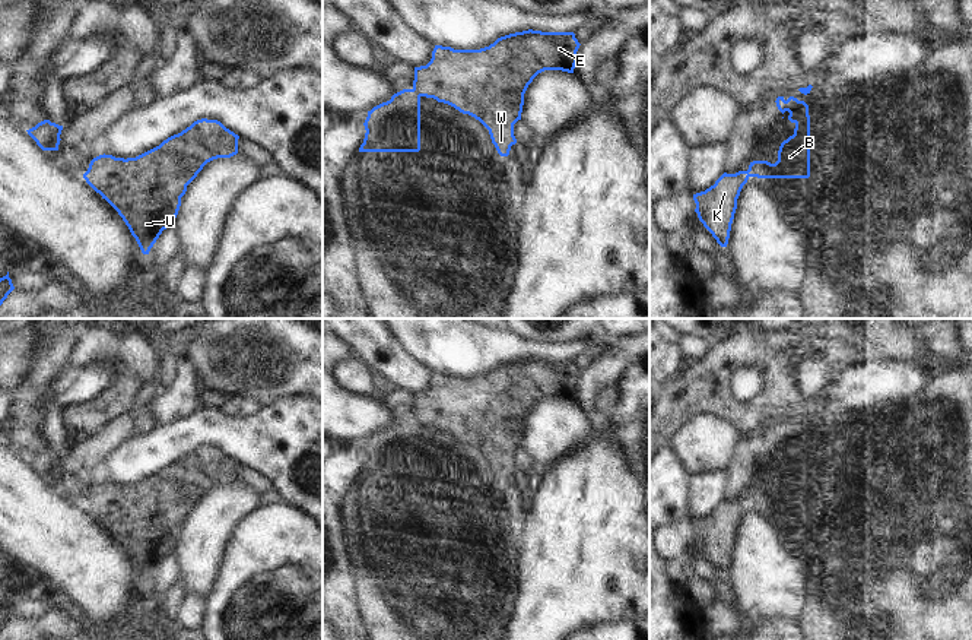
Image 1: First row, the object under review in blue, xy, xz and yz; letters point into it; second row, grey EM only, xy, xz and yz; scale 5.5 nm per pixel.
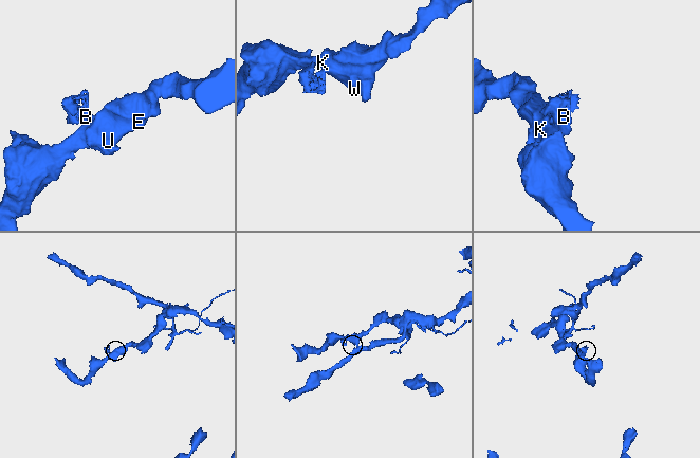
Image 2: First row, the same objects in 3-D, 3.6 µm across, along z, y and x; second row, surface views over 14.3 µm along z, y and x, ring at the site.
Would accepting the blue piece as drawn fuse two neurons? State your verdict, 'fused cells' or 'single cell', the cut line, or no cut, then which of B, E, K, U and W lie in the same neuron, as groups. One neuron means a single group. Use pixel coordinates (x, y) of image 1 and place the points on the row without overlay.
fused cells; cut in xz along (413, 415), (421, 423); B / E K U W

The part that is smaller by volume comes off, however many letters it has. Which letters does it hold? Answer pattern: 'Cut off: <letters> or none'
Cut off: B

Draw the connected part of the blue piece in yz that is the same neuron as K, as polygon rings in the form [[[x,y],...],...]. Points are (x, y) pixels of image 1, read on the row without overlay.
[[[747,498],[724,500],[714,513],[693,522],[699,548],[721,574],[728,571],[737,526],[749,504]]]

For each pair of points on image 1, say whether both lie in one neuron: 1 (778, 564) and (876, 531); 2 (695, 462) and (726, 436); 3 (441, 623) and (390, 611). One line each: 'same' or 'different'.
1: different
2: same
3: same

